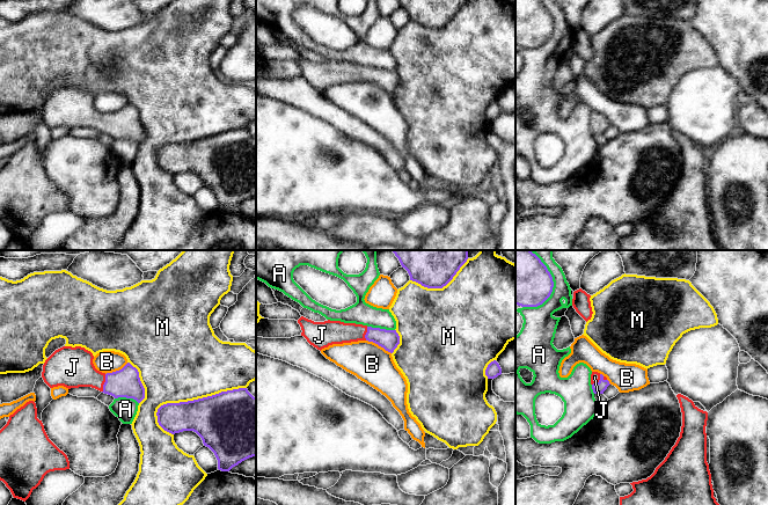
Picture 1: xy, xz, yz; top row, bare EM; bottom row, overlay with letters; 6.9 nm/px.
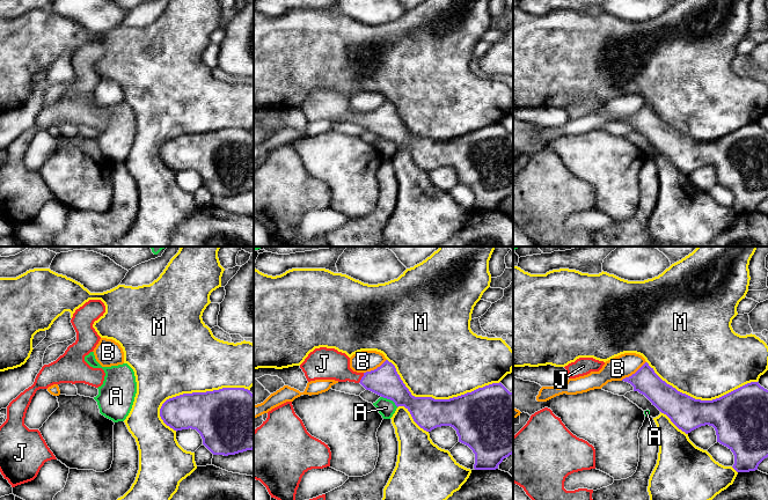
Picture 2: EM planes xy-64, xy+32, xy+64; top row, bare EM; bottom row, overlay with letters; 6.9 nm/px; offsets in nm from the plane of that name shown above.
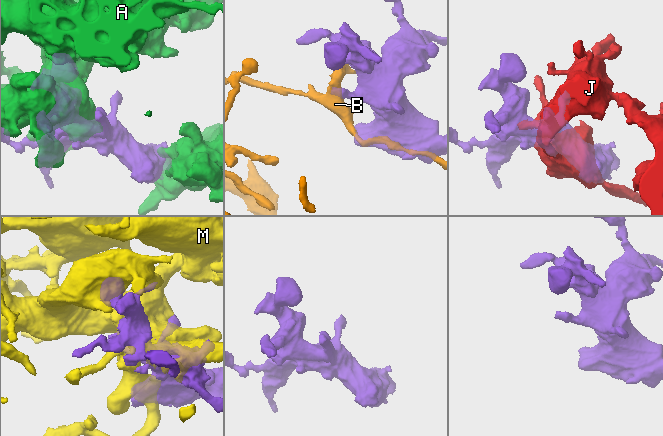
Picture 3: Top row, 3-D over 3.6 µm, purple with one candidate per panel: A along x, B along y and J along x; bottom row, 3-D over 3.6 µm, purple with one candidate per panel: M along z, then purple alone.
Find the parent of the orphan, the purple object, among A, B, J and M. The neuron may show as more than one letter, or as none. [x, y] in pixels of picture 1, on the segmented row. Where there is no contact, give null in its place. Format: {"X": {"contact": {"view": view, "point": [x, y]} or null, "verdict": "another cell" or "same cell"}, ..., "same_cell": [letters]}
{"A": {"contact": {"view": "yz", "point": [553, 286]}, "verdict": "another cell"}, "B": {"contact": {"view": "xz", "point": [379, 345]}, "verdict": "another cell"}, "J": {"contact": {"view": "xy", "point": [104, 383]}, "verdict": "same cell"}, "M": {"contact": {"view": "xy", "point": [195, 400]}, "verdict": "another cell"}, "same_cell": ["J"]}

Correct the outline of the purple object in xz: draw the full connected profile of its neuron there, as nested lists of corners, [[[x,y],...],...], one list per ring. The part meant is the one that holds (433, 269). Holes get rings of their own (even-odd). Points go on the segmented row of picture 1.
[[[392,250],[404,268],[410,280],[427,288],[442,288],[468,259],[468,250]]]

